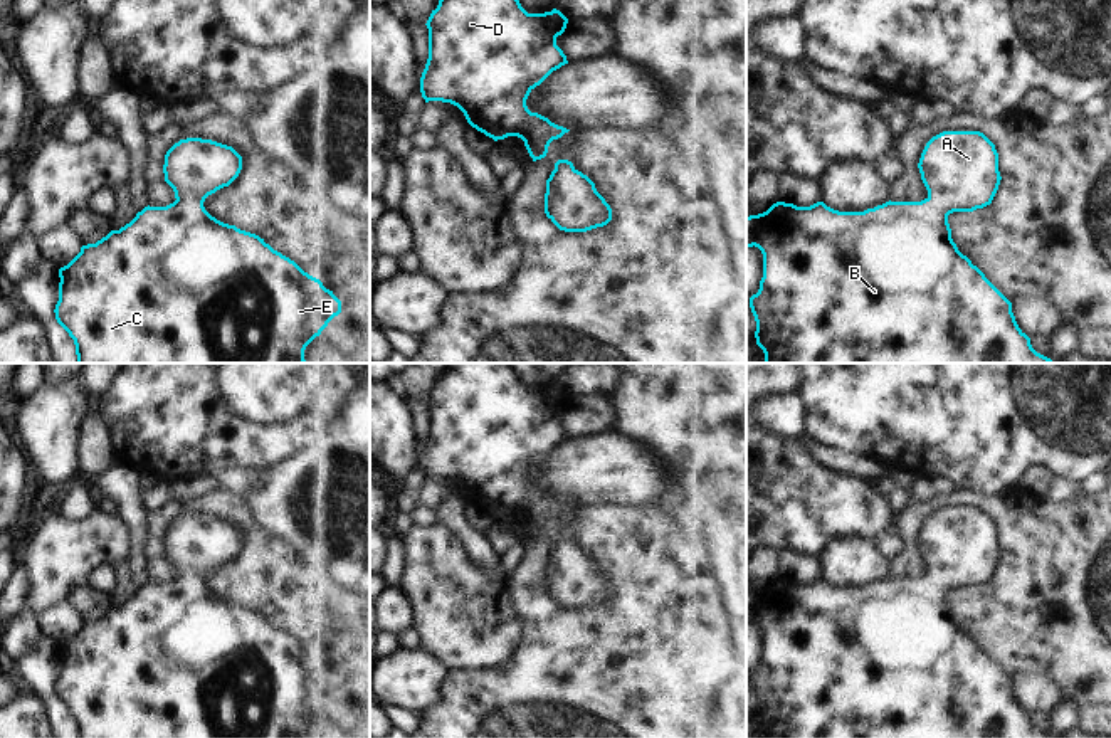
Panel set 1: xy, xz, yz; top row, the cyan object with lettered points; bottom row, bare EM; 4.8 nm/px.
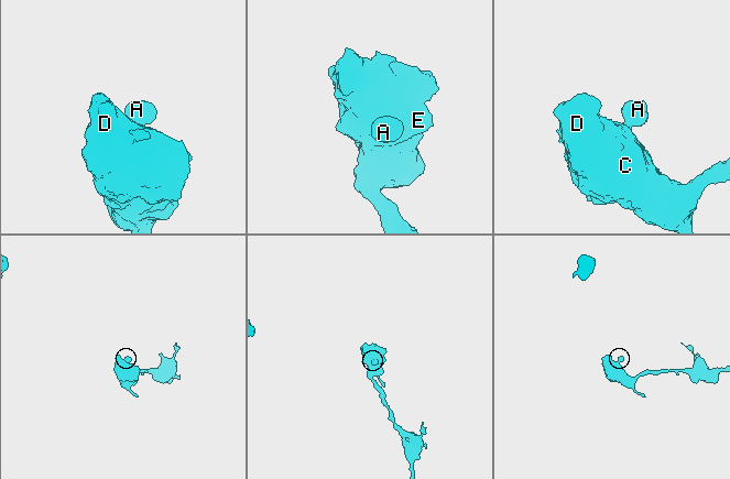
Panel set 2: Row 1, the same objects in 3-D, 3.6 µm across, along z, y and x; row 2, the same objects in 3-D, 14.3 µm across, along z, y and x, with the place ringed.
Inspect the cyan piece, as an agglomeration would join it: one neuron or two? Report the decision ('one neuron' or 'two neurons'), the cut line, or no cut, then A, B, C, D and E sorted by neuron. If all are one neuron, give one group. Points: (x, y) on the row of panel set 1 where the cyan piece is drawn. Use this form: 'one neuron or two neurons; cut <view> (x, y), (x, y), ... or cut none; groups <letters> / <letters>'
one neuron; cut none; groups A B C D E

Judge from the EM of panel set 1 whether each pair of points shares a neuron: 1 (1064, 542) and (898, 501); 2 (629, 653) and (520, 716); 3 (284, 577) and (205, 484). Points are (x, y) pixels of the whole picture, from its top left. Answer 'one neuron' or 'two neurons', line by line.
1: two neurons
2: one neuron
3: two neurons

